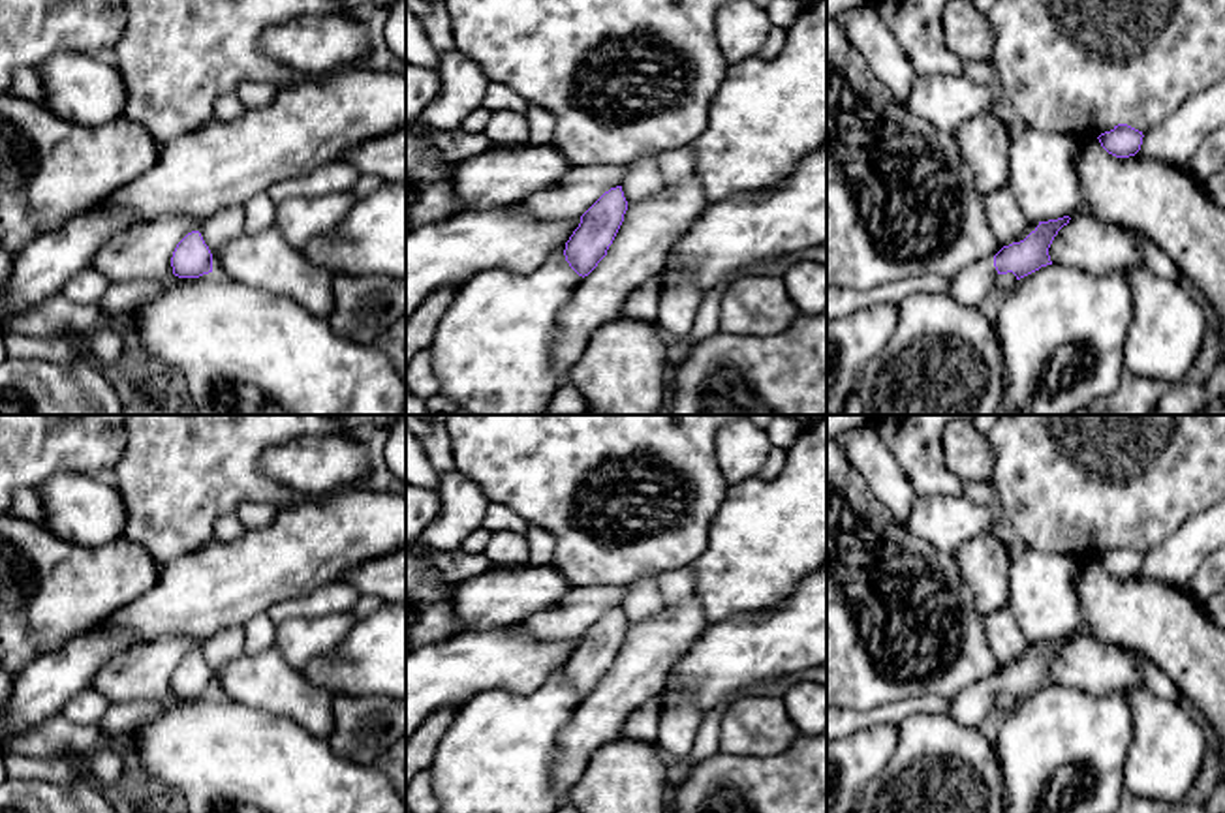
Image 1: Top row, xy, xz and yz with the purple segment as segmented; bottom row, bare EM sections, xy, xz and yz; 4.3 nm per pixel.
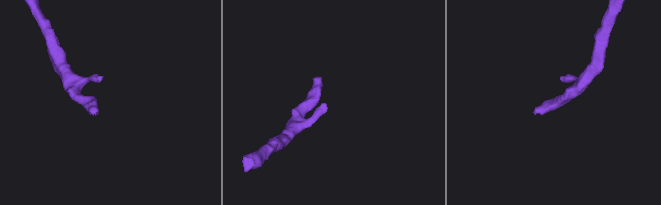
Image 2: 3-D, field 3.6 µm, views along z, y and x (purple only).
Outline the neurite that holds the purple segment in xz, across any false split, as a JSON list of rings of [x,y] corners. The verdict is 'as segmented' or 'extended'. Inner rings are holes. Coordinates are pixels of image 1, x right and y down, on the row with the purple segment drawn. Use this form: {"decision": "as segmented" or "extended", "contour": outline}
{"decision": "as segmented", "contour": [[[622,186],[605,192],[582,216],[566,242],[566,261],[579,276],[588,276],[607,255],[628,210]]]}

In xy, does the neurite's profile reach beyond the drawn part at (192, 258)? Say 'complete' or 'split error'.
complete

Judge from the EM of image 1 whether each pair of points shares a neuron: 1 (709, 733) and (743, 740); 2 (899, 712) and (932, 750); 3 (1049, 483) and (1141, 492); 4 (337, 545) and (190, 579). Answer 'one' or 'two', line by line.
1: two
2: two
3: one
4: one

